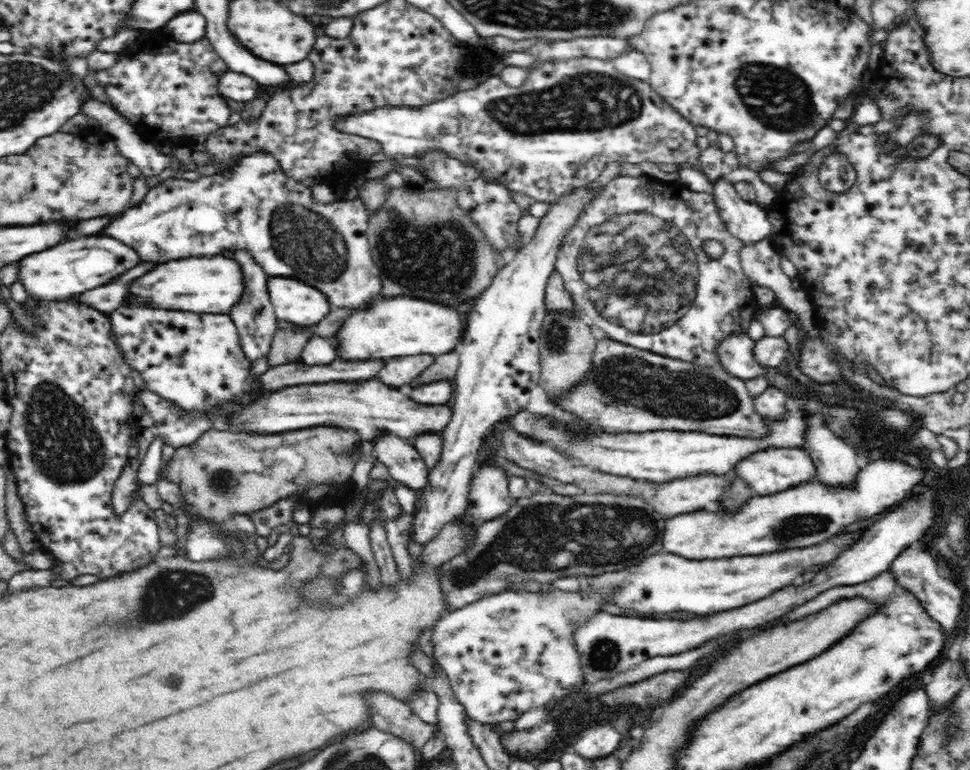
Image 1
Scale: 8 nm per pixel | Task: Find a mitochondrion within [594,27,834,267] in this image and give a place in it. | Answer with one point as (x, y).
(775, 96)

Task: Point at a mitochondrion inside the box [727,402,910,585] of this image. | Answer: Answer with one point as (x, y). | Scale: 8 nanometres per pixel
(814, 524)

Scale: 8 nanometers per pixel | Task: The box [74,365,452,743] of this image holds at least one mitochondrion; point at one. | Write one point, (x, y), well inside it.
(170, 594)

